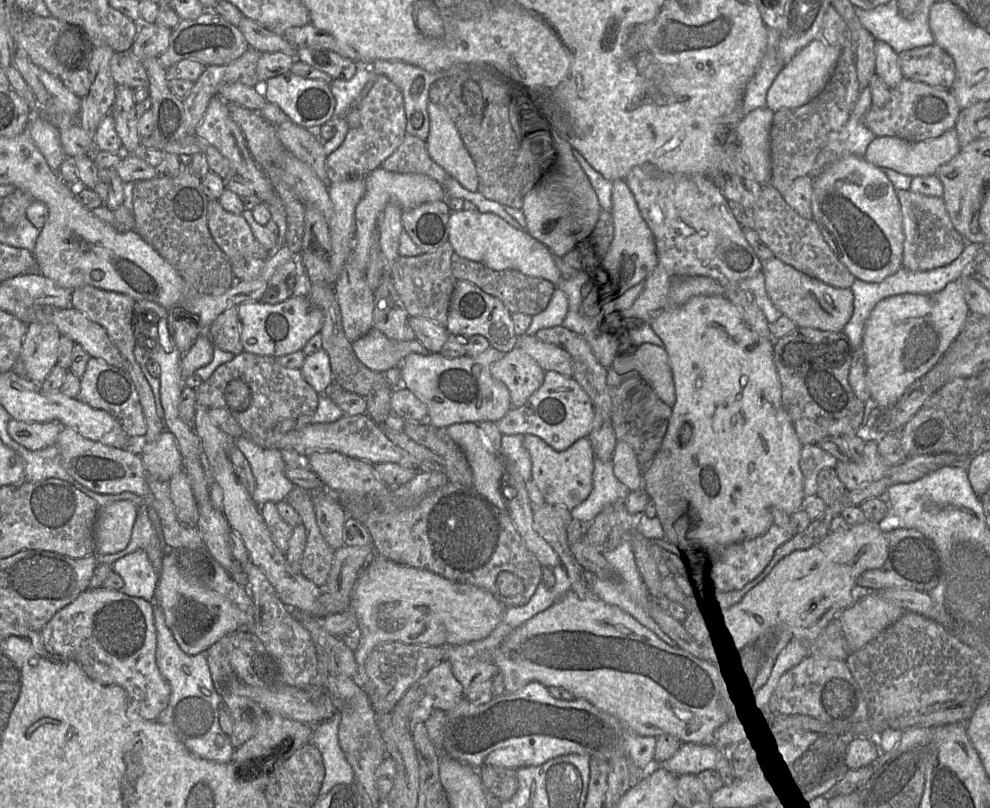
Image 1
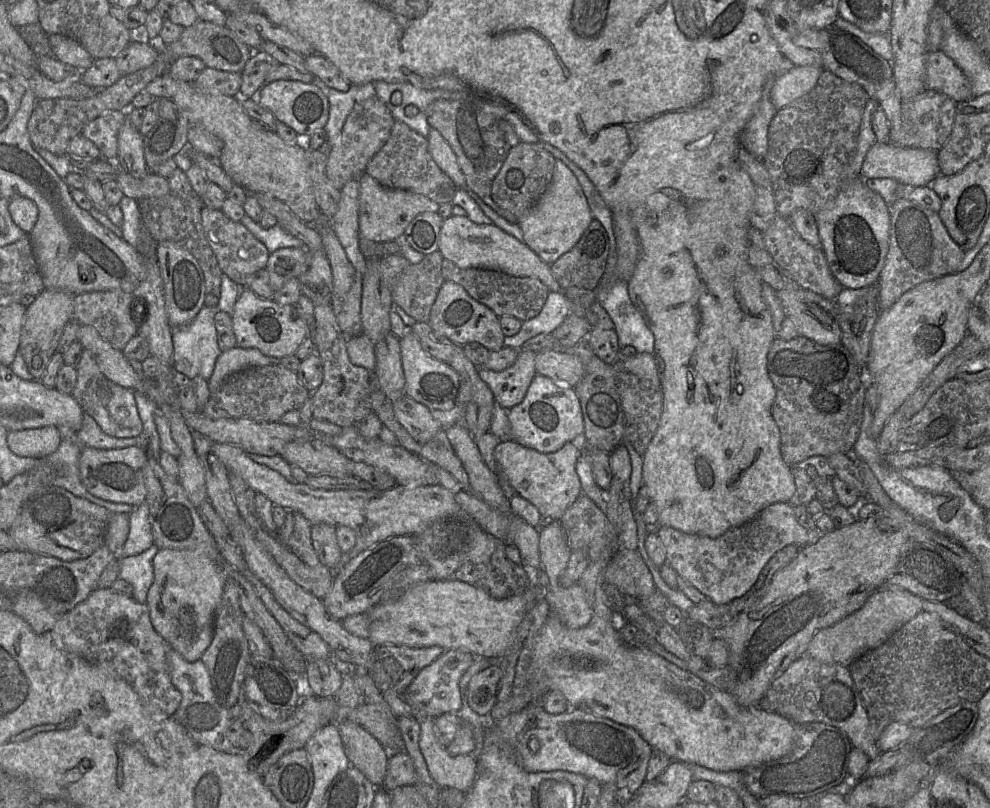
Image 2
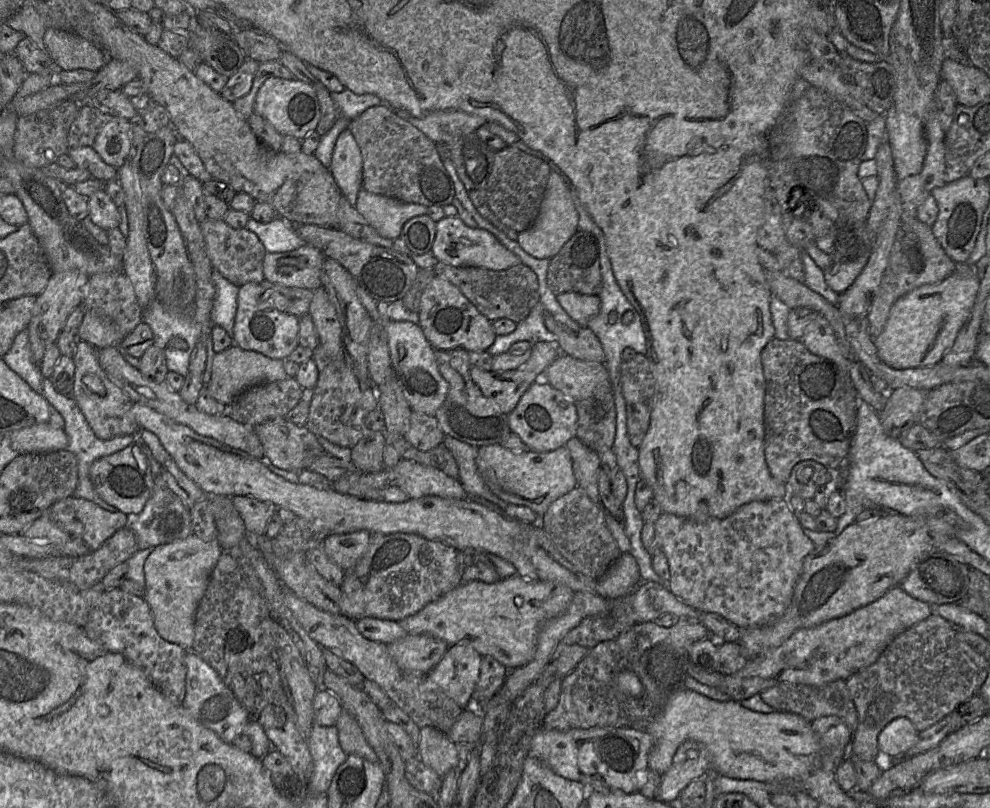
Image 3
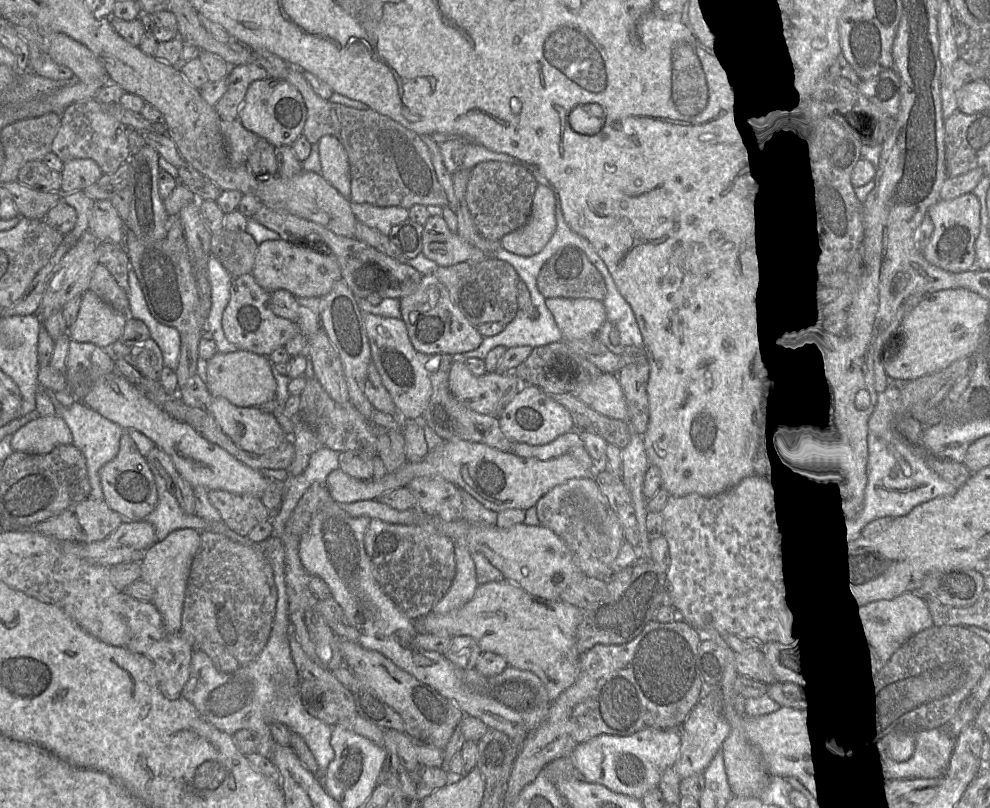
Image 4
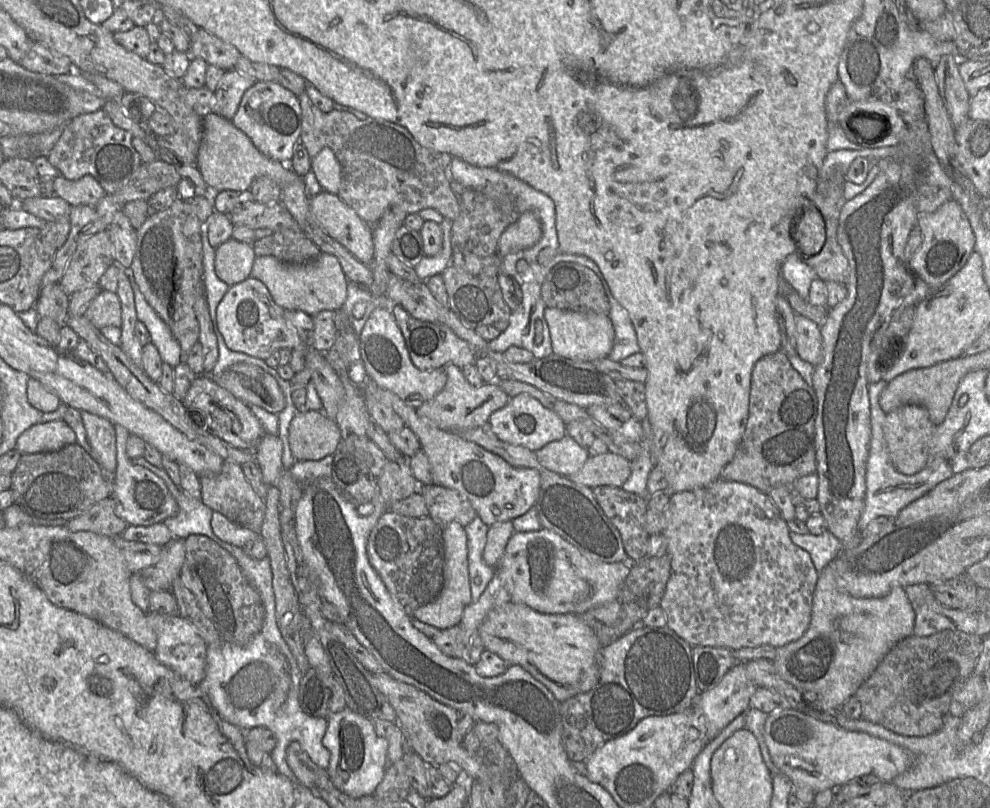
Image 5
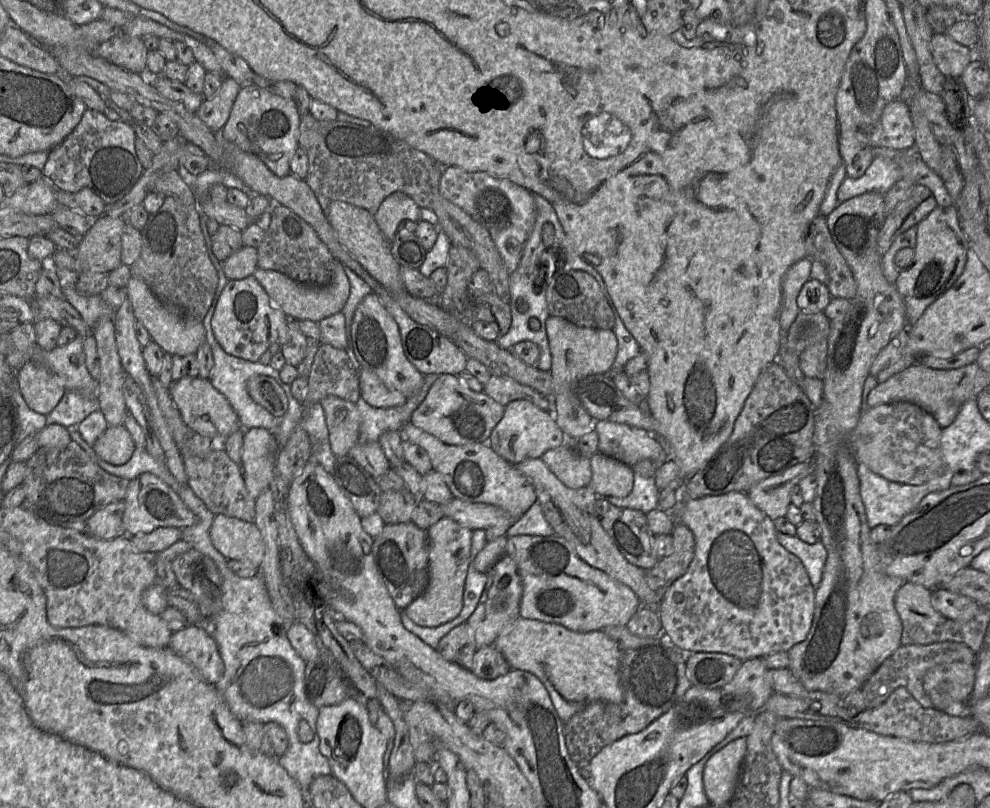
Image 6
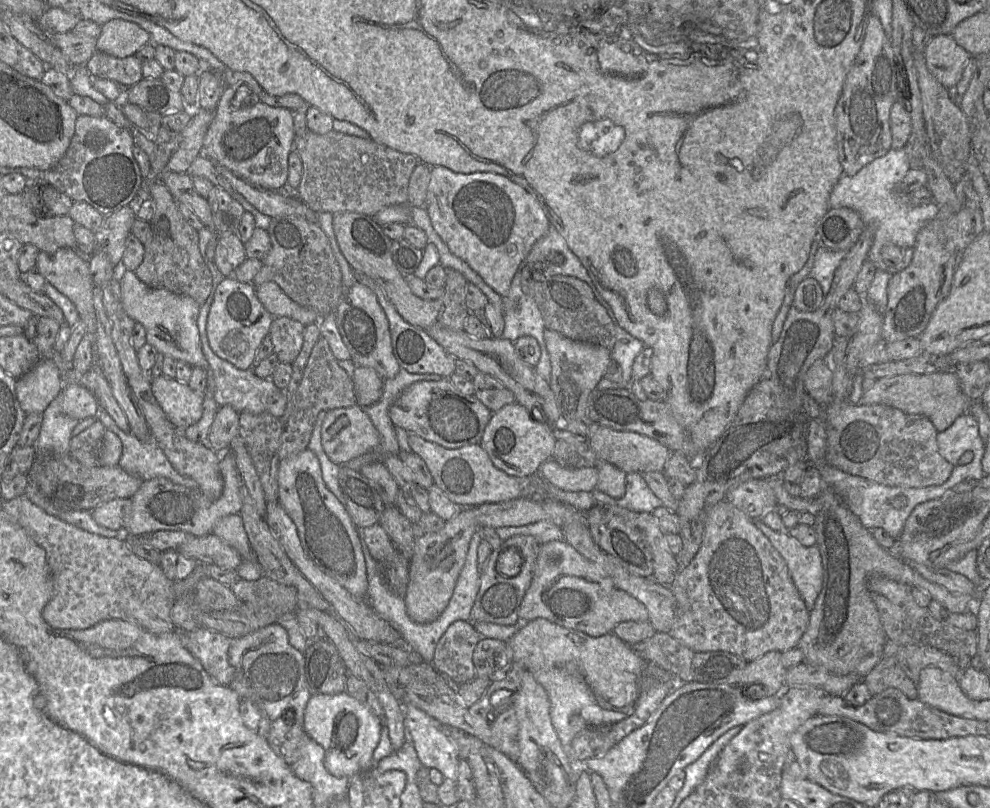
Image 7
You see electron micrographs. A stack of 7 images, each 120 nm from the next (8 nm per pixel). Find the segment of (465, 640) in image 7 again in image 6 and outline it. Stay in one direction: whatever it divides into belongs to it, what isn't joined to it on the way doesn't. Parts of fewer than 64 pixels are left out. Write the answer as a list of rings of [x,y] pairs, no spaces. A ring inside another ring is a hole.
[[[466,622],[460,623],[443,636],[436,649],[444,659],[472,671],[477,646],[474,633]]]

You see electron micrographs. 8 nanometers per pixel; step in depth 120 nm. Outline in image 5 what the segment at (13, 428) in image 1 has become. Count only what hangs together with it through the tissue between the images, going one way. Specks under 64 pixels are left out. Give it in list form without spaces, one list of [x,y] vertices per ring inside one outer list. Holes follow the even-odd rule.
[[[63,420],[34,424],[17,439],[15,450],[23,453],[51,452],[76,442],[76,434]]]

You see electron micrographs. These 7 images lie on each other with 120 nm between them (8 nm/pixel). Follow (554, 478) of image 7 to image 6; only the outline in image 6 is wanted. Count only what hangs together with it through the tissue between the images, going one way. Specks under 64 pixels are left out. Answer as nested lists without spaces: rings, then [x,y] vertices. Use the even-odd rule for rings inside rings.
[[[567,442],[546,451],[541,459],[571,489],[587,487],[592,479],[590,457],[581,454]]]

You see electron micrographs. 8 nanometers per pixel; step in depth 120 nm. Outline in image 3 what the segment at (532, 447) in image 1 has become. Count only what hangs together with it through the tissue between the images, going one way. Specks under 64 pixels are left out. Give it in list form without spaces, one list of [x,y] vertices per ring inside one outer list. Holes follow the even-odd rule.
[[[501,444],[483,446],[478,448],[476,465],[485,484],[499,499],[529,507],[539,516],[543,516],[555,500],[578,486],[566,446],[548,452],[514,452]]]

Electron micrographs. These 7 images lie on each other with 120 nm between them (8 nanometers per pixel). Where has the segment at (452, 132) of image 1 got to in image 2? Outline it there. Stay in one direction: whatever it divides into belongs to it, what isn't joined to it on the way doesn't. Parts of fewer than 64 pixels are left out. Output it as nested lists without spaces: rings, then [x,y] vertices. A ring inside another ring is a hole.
[[[430,127],[427,142],[428,151],[437,166],[453,181],[458,189],[465,189],[465,176],[458,165],[456,155],[439,131]]]

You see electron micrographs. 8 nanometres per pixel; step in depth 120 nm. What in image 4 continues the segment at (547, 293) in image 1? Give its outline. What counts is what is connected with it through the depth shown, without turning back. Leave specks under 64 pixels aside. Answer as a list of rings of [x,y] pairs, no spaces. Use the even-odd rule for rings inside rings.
[[[488,258],[482,262],[437,266],[432,275],[445,285],[453,303],[476,327],[488,322],[500,322],[507,325],[517,315],[518,283],[522,280],[514,267],[507,262]]]

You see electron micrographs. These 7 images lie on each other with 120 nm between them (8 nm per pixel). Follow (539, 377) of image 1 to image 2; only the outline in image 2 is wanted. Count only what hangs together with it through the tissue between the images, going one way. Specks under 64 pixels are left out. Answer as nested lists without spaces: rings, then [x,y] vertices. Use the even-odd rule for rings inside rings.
[[[519,349],[515,362],[503,371],[480,368],[479,377],[488,385],[496,403],[509,410],[520,404],[536,376],[537,352]]]

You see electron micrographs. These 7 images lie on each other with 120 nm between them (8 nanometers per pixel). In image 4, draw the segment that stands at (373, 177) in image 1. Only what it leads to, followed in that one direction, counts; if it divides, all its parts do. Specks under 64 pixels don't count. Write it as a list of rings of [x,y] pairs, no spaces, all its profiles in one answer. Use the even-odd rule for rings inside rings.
[[[351,202],[350,208],[359,222],[383,235],[389,235],[394,226],[409,219],[409,210],[403,207],[379,207]]]

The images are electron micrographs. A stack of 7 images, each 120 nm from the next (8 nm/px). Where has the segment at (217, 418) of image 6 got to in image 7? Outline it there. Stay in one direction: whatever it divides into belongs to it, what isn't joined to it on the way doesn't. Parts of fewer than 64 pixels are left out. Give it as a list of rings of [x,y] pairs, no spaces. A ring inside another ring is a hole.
[[[164,375],[151,377],[152,393],[174,425],[186,429],[200,420],[204,394],[197,394],[188,384]]]

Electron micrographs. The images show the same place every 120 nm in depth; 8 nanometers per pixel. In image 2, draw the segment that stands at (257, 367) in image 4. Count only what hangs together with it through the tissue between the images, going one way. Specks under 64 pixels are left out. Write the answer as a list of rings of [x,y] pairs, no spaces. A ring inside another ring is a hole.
[[[236,346],[223,351],[215,364],[215,369],[208,380],[211,395],[215,394],[222,383],[232,374],[257,366],[280,364],[279,359],[264,355],[255,348],[242,348]]]

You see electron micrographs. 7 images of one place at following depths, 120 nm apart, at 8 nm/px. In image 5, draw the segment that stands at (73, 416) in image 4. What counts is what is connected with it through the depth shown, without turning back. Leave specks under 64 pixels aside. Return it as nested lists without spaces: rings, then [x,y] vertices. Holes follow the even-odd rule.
[[[81,410],[90,455],[101,466],[105,478],[113,482],[116,470],[116,432],[107,419]]]

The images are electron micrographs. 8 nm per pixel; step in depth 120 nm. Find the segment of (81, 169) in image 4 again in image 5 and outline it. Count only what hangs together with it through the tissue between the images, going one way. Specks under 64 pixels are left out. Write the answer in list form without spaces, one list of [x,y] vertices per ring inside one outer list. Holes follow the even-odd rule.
[[[60,174],[53,178],[53,194],[71,206],[93,205],[107,195],[100,183],[91,175],[69,180]]]

